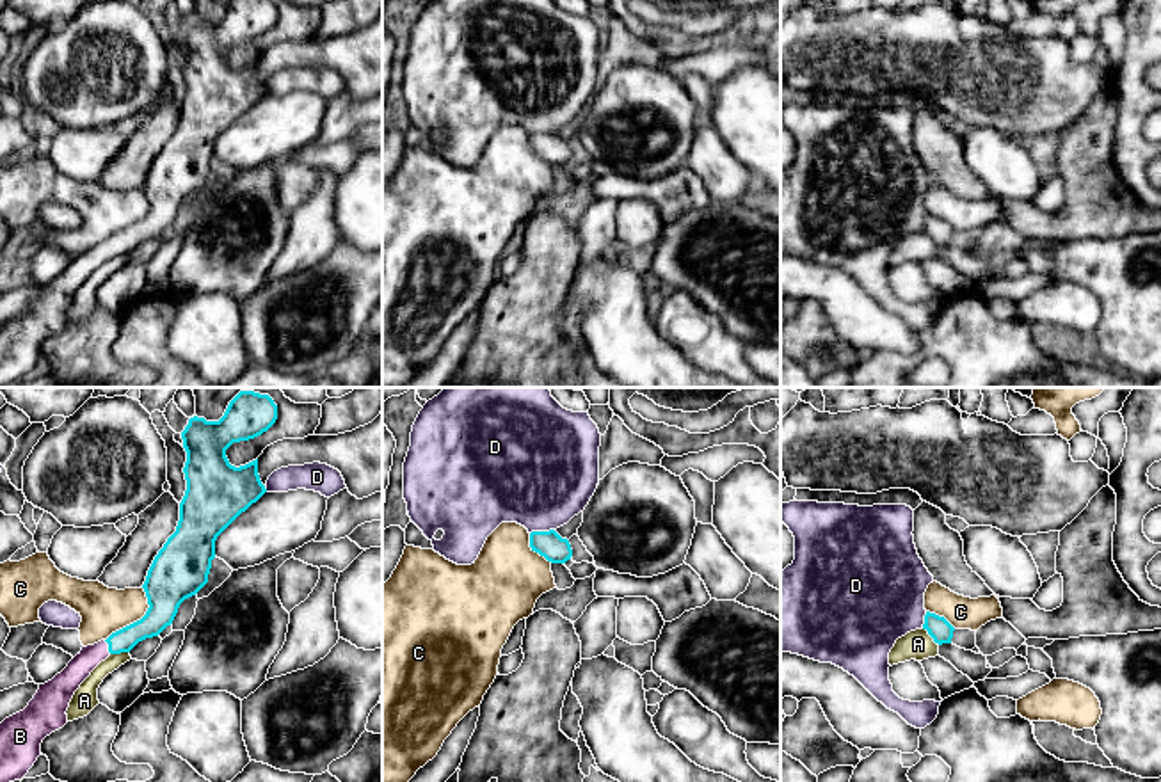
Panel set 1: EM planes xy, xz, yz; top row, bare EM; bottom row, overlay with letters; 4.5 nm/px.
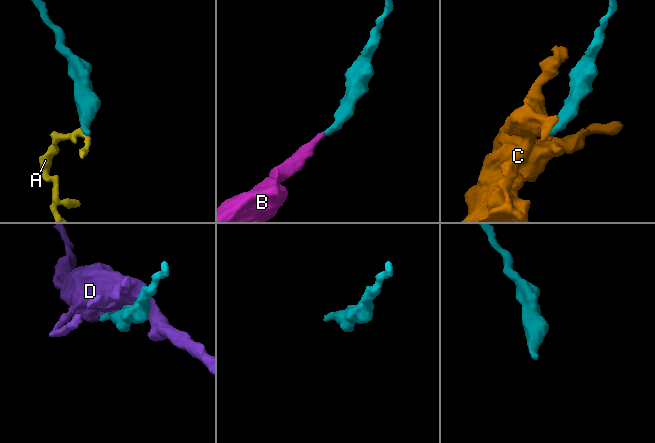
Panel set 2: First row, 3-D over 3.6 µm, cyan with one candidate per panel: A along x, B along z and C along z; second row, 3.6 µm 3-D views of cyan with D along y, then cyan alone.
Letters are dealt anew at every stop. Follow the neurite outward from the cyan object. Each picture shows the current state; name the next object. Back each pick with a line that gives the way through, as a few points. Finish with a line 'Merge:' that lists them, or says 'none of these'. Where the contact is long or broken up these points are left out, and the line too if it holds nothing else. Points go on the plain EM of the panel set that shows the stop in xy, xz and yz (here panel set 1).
B: Path across: xy (155, 223), (109, 249), (93, 256), (79, 271)
Merge: B

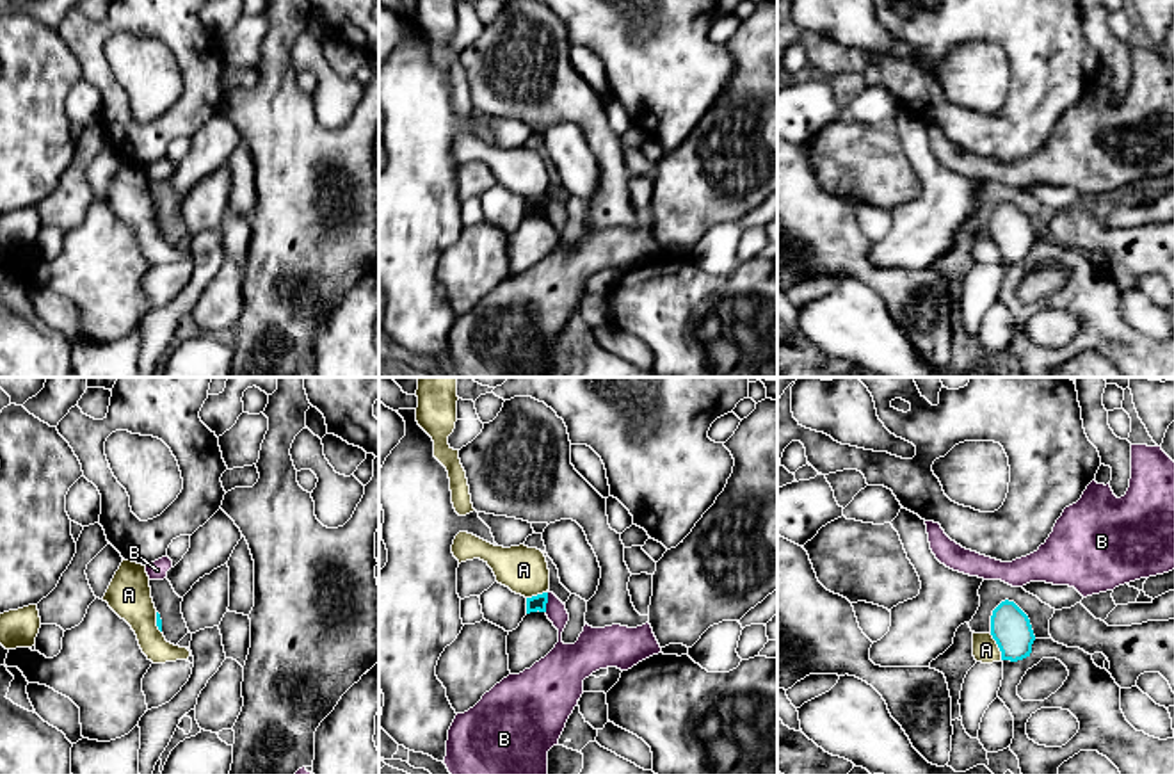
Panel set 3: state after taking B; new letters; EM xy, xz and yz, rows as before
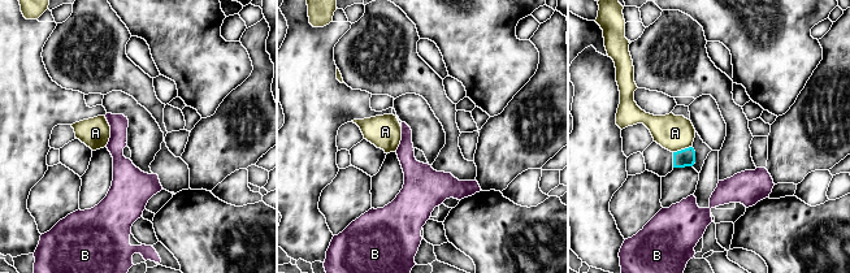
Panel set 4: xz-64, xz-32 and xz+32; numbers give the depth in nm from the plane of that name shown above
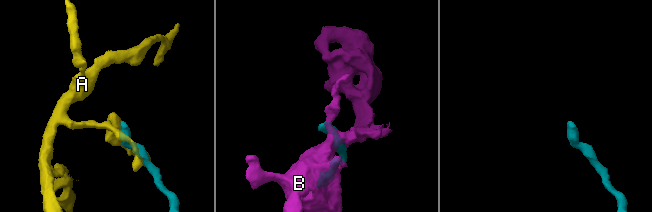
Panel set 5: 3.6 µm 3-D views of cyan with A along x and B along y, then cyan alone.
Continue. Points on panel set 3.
Merge: none of these

